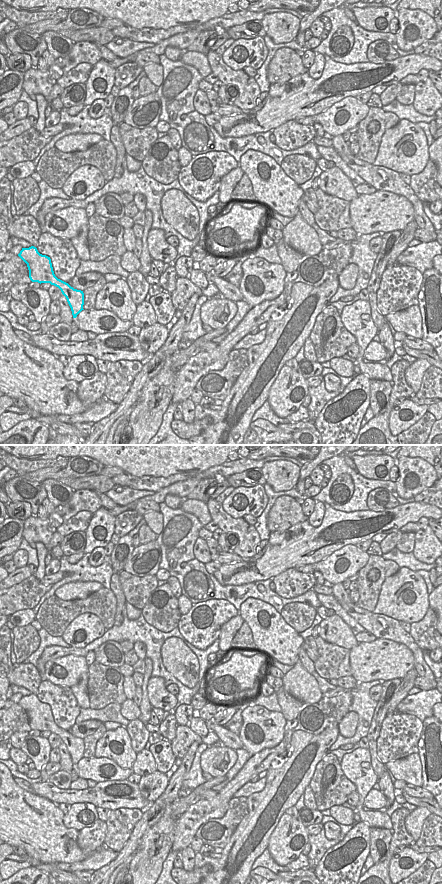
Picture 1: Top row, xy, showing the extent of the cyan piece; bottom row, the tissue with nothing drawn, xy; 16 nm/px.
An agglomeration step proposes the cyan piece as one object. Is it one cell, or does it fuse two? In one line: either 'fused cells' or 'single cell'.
single cell

